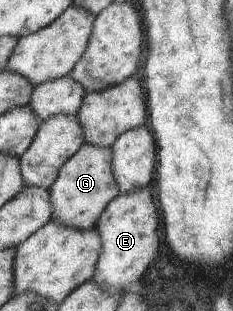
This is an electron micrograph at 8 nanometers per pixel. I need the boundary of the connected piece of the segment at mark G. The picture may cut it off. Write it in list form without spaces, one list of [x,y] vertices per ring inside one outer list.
[[[83,143],[81,148],[58,170],[55,184],[49,188],[53,206],[52,220],[58,225],[79,230],[93,229],[105,207],[120,193],[113,172],[112,147]]]

